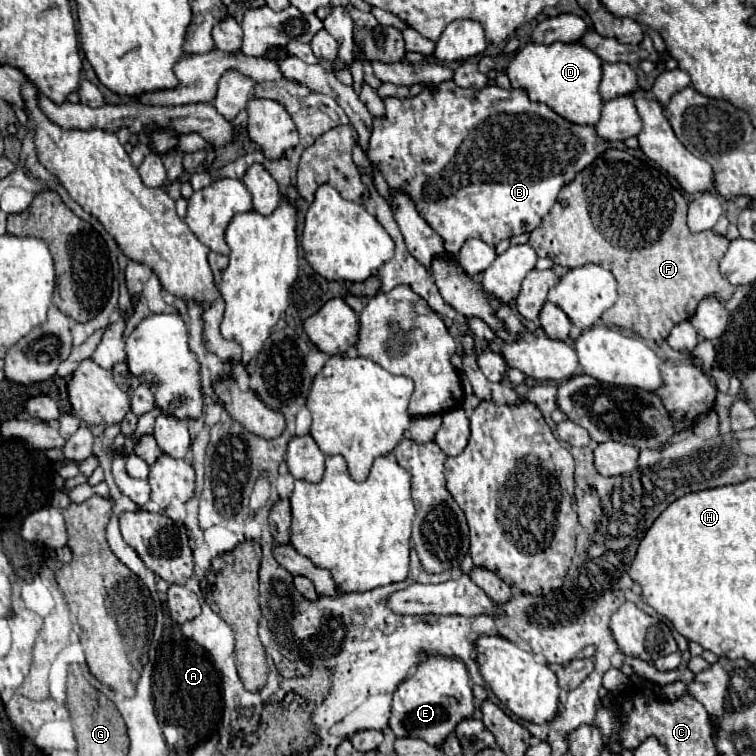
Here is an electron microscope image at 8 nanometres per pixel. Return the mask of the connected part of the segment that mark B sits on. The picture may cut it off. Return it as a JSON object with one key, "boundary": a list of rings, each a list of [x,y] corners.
{"boundary":[[[450,80],[450,82],[440,84],[440,88],[436,88],[436,90],[424,88],[418,96],[412,96],[412,98],[404,98],[404,100],[386,98],[384,104],[386,104],[386,116],[384,118],[374,118],[374,130],[372,130],[372,136],[370,136],[368,158],[382,172],[382,176],[386,178],[386,182],[392,188],[398,188],[402,192],[406,190],[412,196],[416,208],[420,210],[424,220],[432,226],[432,230],[436,234],[440,234],[440,238],[444,240],[444,248],[454,256],[458,254],[458,250],[460,250],[460,246],[464,244],[466,238],[480,238],[480,240],[484,240],[492,246],[496,246],[500,240],[512,238],[516,234],[524,234],[524,232],[530,234],[540,224],[540,220],[548,214],[552,204],[556,202],[556,196],[558,196],[560,188],[564,184],[572,182],[574,176],[580,170],[584,170],[588,164],[592,164],[592,160],[600,152],[606,150],[606,140],[602,140],[594,132],[594,126],[580,126],[580,124],[572,124],[572,122],[564,120],[562,116],[552,112],[546,104],[530,102],[524,90],[504,90],[504,88],[498,88],[498,86],[486,86],[482,90],[472,90],[472,88],[464,90],[464,88],[456,86]]]}

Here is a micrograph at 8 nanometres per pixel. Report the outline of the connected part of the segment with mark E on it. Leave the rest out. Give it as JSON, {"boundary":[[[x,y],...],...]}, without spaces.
{"boundary":[[[442,656],[426,658],[418,670],[394,692],[390,730],[396,738],[422,738],[430,746],[442,746],[454,728],[474,714],[468,670],[462,662]]]}

